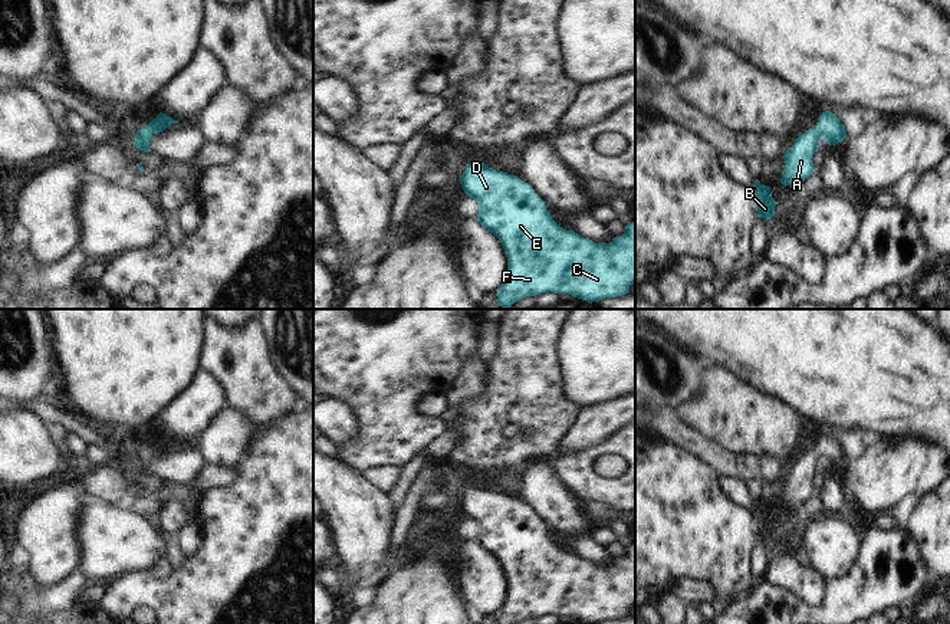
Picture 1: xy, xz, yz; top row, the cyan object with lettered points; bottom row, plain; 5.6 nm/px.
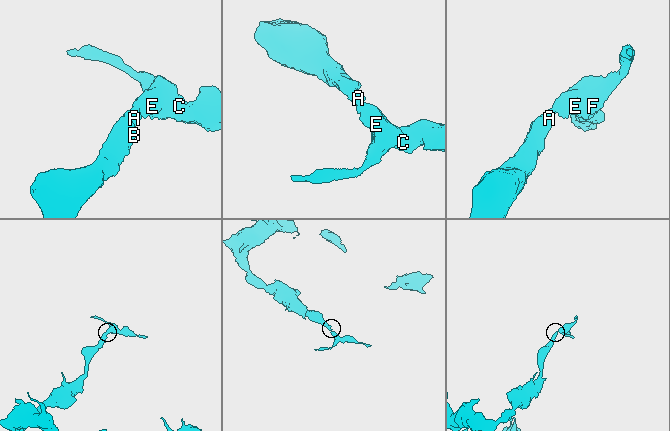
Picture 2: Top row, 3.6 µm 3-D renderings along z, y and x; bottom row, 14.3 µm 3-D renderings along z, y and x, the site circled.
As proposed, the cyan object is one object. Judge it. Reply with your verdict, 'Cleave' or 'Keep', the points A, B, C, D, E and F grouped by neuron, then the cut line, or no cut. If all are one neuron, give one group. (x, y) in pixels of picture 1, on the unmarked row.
Keep. Groups: A B C D E F. No split

